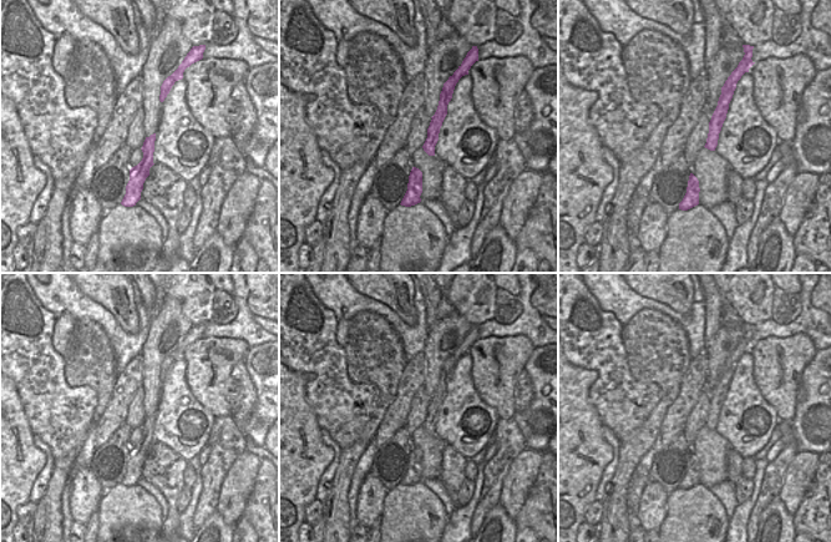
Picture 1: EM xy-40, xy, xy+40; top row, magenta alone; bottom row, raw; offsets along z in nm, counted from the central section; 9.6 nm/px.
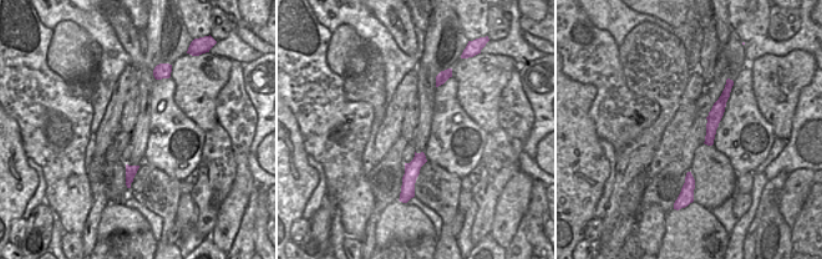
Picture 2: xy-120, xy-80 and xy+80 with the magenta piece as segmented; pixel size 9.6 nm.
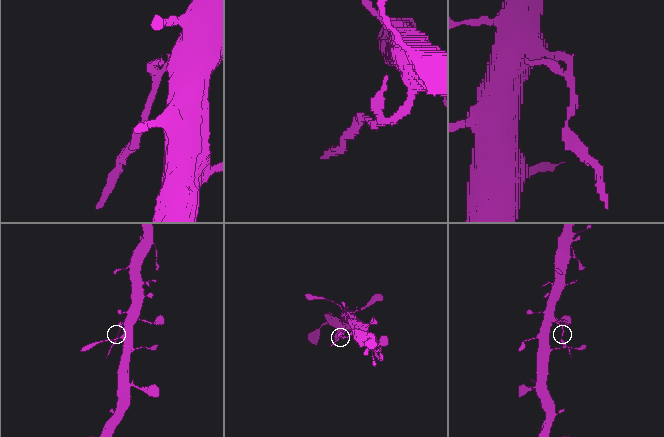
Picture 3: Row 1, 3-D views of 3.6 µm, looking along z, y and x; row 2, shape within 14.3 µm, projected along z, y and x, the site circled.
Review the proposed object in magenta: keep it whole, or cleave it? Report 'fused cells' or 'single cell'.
fused cells

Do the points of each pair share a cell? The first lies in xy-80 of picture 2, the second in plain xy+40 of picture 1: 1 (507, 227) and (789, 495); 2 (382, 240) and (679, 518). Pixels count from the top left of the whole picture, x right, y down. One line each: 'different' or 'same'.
1: same
2: same

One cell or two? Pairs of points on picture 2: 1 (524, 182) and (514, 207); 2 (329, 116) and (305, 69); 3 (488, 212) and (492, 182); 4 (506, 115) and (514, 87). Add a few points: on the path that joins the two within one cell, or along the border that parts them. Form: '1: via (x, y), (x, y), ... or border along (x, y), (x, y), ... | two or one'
1: via (518, 188), (514, 201) | one
2: via (319, 105), (305, 85), (305, 80) | one
3: via (488, 204), (488, 189) | one
4: via (512, 108), (513, 94) | one

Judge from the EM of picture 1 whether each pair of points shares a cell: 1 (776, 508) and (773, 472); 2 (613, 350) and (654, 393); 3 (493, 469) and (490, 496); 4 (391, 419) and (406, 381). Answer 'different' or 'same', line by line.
1: different
2: same
3: same
4: same

